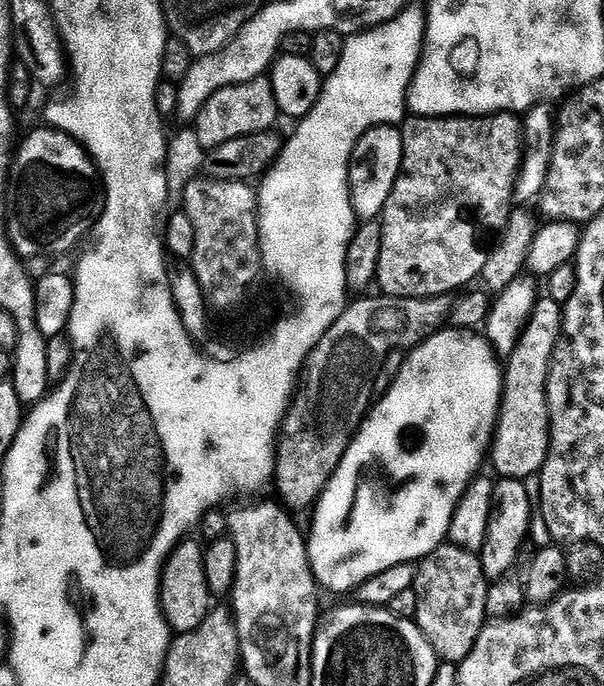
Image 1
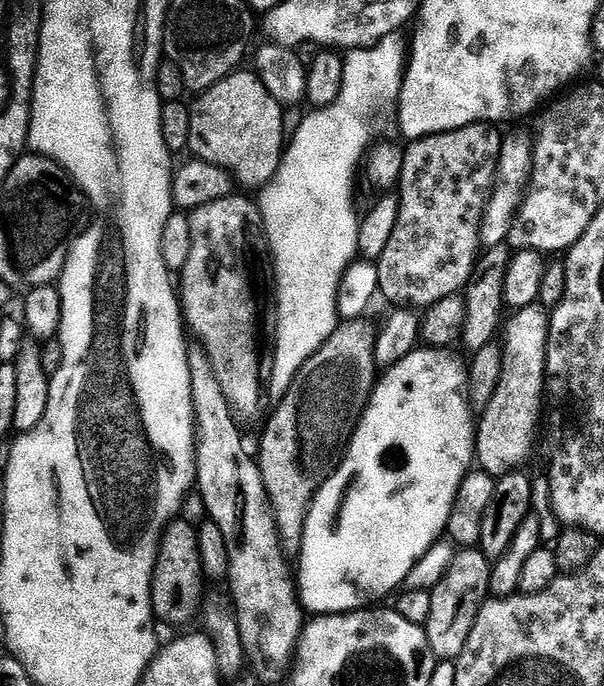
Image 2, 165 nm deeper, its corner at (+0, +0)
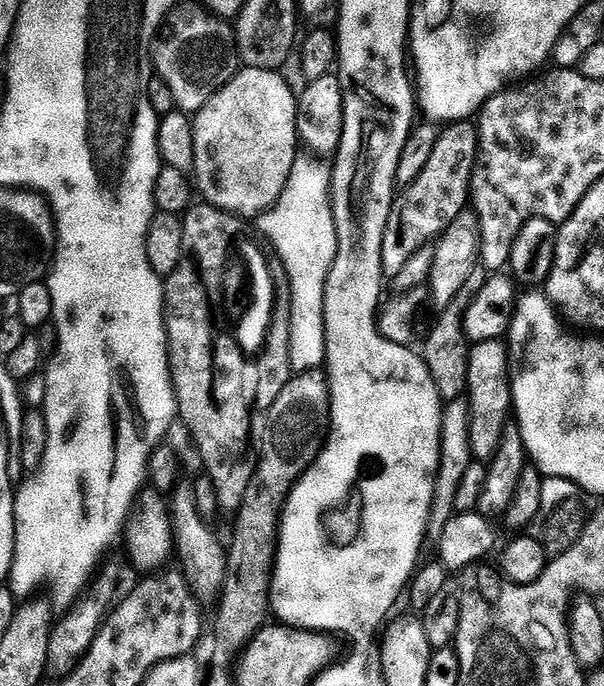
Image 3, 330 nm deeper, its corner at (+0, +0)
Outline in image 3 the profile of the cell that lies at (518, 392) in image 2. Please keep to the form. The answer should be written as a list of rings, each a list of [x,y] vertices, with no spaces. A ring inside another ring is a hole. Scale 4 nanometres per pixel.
[[[499,339],[482,340],[471,345],[468,354],[466,399],[470,414],[471,459],[476,462],[491,461],[498,450],[500,440],[504,437],[504,428],[510,423],[510,413],[514,408],[510,383],[510,352]]]

